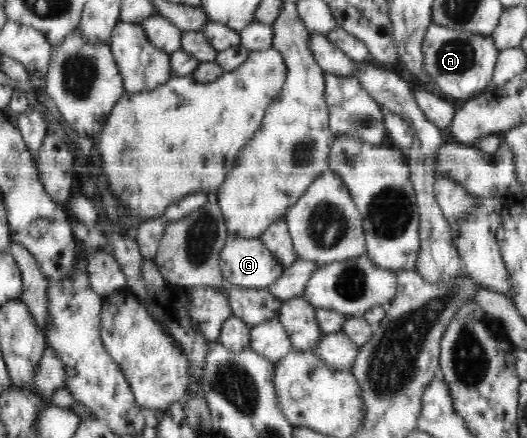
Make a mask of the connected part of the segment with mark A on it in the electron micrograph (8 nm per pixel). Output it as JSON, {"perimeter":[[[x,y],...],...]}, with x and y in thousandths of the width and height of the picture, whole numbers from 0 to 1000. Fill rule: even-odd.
{"perimeter":[[[825,50],[816,53],[801,103],[805,162],[812,176],[824,176],[827,199],[839,203],[843,217],[861,226],[903,221],[915,203],[928,203],[935,180],[939,146],[947,116],[939,107],[935,80],[901,82],[880,68],[833,64]]]}

